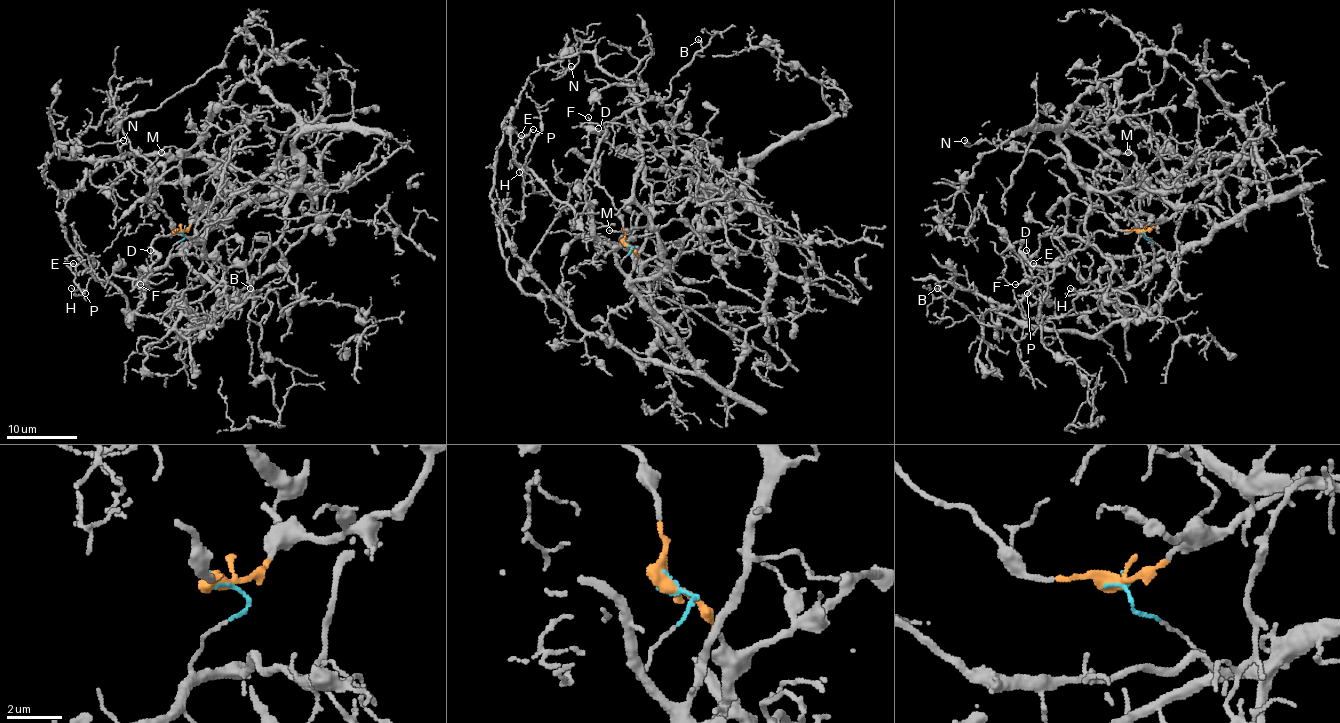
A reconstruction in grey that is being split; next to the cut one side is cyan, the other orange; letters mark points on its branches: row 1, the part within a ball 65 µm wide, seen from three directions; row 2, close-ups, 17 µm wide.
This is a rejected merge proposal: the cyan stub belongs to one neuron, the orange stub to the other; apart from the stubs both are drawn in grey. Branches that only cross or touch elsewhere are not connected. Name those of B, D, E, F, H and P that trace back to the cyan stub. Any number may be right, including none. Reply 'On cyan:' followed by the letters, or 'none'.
On cyan: B, D, E, F, H, P

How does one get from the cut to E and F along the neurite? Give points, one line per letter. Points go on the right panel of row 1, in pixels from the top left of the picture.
E: (1142, 231), (1165, 253), (1103, 302), (1116, 315), (1101, 286), (1062, 254), (1048, 265), (1032, 263)
F: (1142, 231), (1173, 254), (1101, 254), (1077, 235), (1048, 233), (1039, 238), (1030, 276), (1014, 285)

